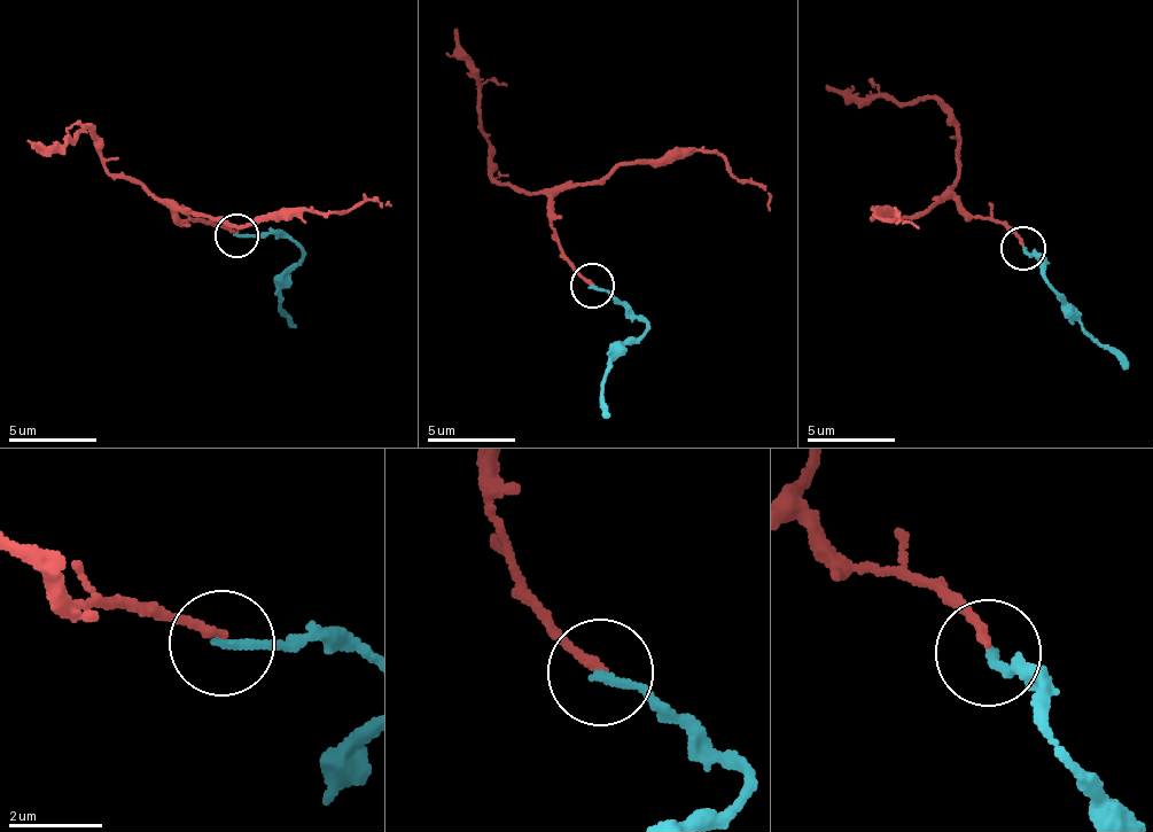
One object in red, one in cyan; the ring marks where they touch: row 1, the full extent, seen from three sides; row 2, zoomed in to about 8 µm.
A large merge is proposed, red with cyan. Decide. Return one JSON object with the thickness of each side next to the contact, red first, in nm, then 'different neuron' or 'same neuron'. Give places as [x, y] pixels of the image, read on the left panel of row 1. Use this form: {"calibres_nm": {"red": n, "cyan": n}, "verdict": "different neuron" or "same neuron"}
{"calibres_nm": {"red": 180, "cyan": 190}, "verdict": "different neuron"}

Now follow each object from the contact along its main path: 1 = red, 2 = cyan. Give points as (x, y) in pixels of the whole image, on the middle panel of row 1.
1: (591, 286), (555, 239), (560, 192), (602, 185), (623, 165), (716, 153), (733, 175), (761, 187), (769, 210)
2: (591, 286), (630, 309), (647, 326), (606, 370), (604, 420)

